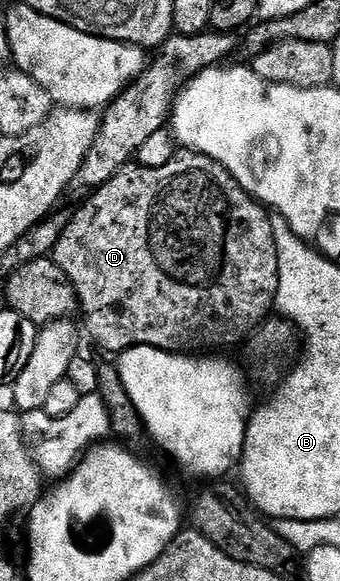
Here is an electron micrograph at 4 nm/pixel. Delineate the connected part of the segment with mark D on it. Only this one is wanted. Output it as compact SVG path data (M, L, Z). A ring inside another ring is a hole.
M183 150L175 154L168 165L125 167L79 207L82 208L70 215L70 224L64 229L60 241L56 241L52 258L56 265L60 265L60 269L64 269L64 273L68 273L68 281L72 281L78 294L80 315L86 318L86 331L104 350L121 353L130 347L155 347L175 353L202 353L205 352L202 351L205 347L230 347L233 343L240 342L250 330L251 334L275 310L278 258L271 212L253 199L234 180L232 173L228 173L228 169L224 169L224 165L220 165L212 157Z

